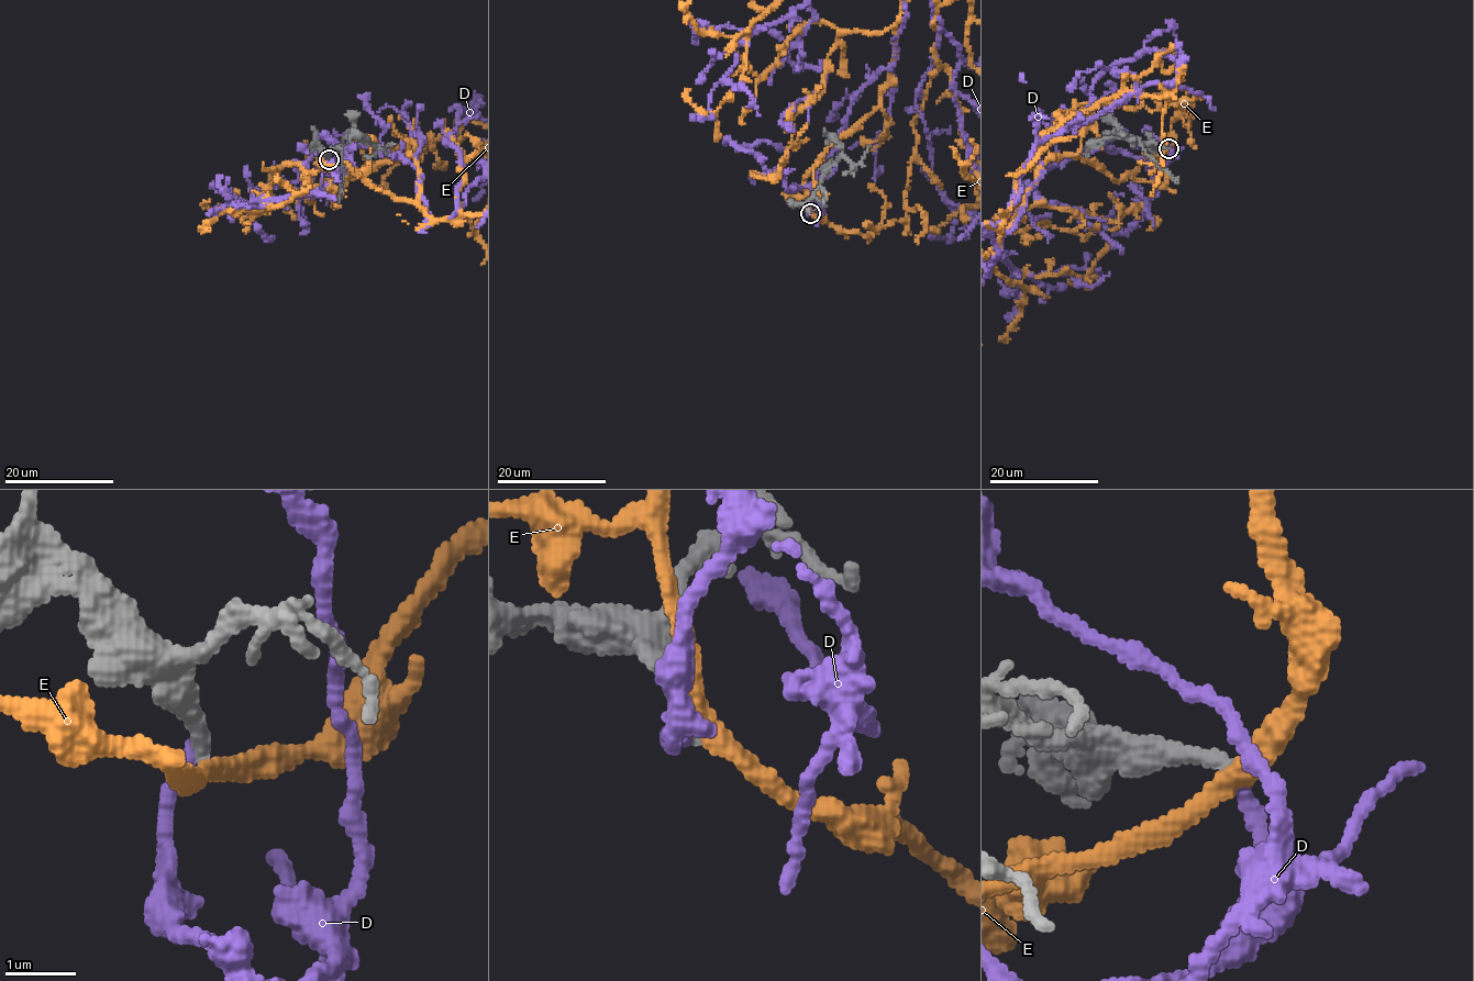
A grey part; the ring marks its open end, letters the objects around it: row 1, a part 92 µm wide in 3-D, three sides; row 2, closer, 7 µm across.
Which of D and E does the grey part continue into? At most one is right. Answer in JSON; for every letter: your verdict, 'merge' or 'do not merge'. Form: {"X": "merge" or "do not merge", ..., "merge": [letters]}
{"D": "do not merge", "E": "do not merge", "merge": []}

